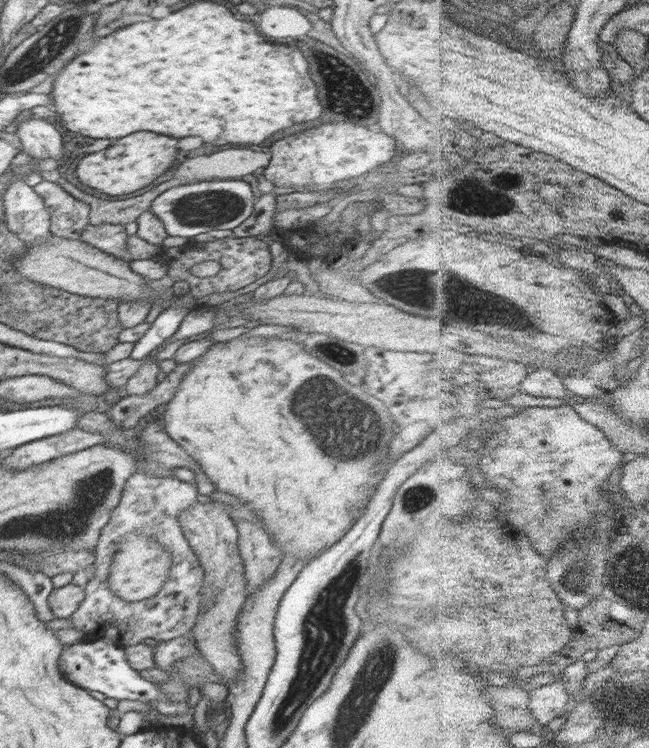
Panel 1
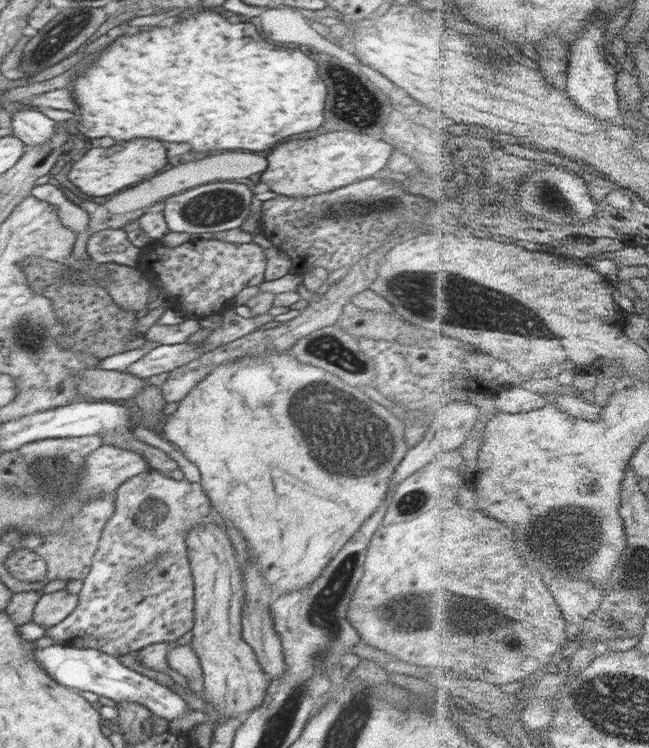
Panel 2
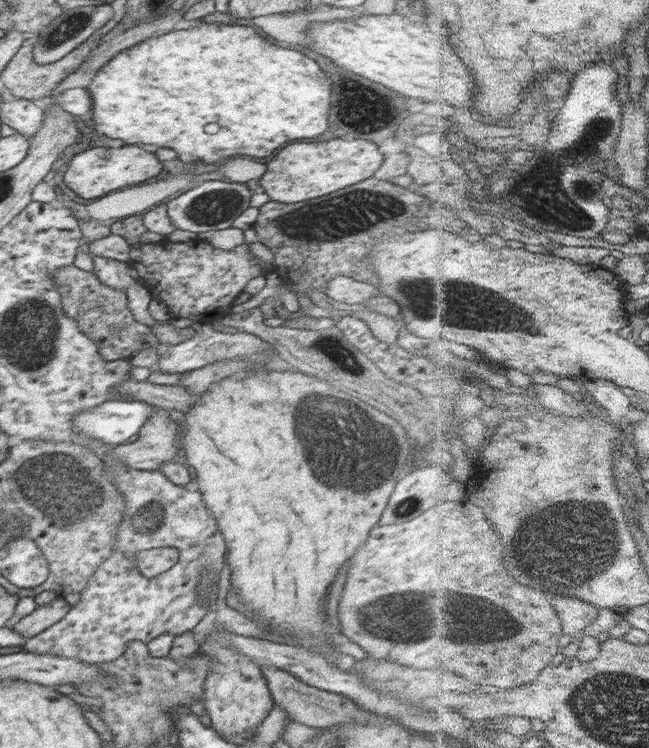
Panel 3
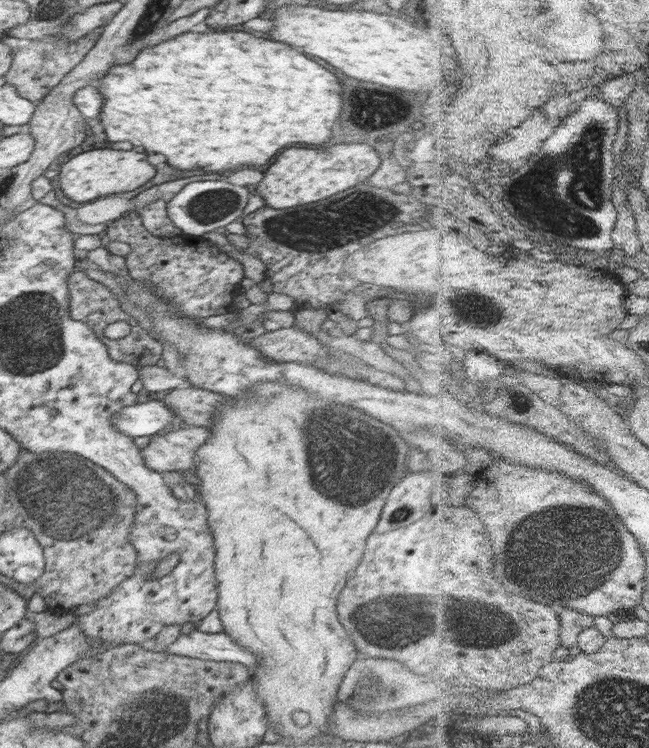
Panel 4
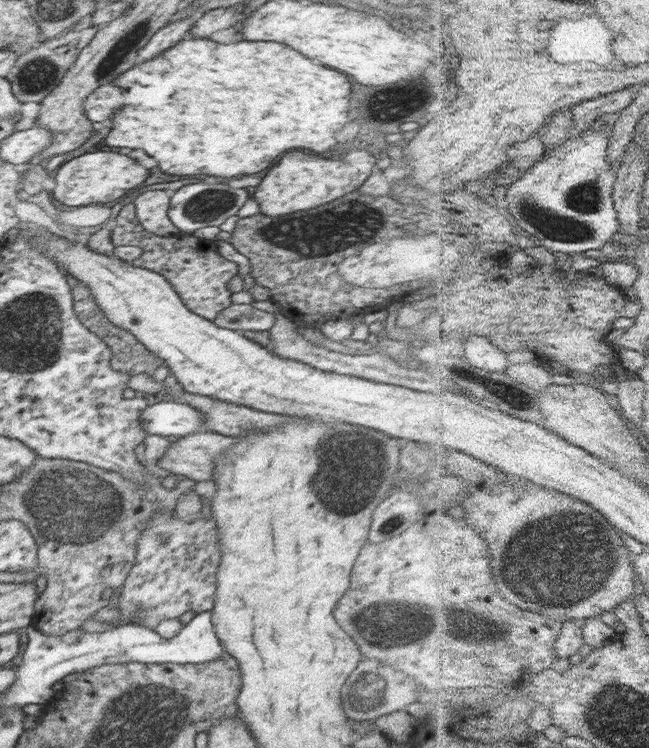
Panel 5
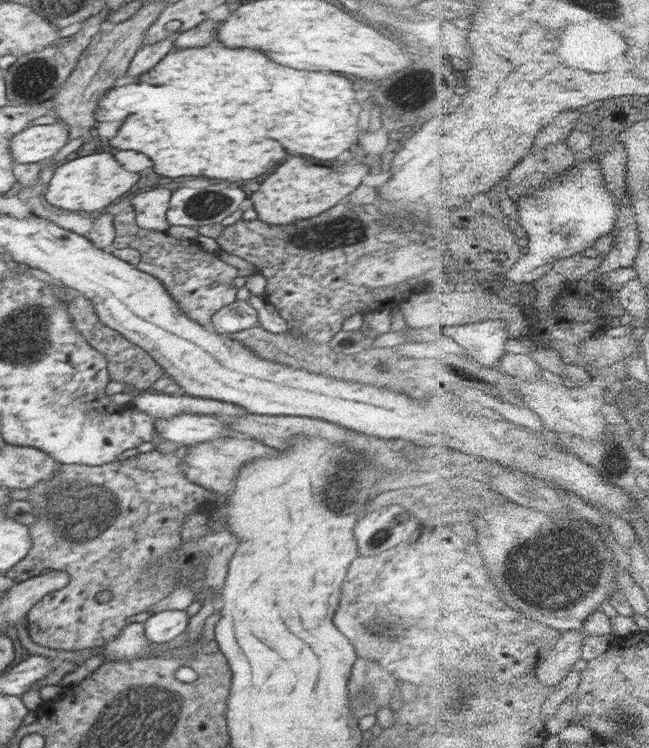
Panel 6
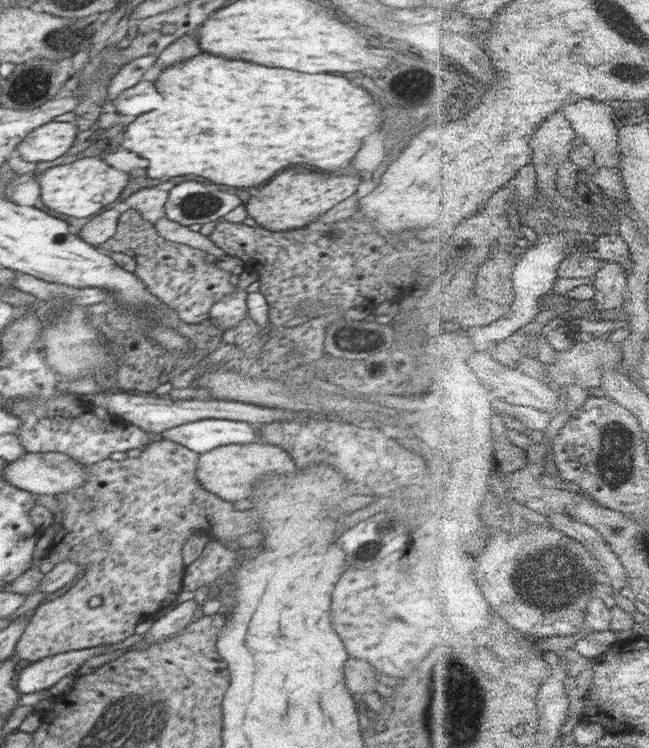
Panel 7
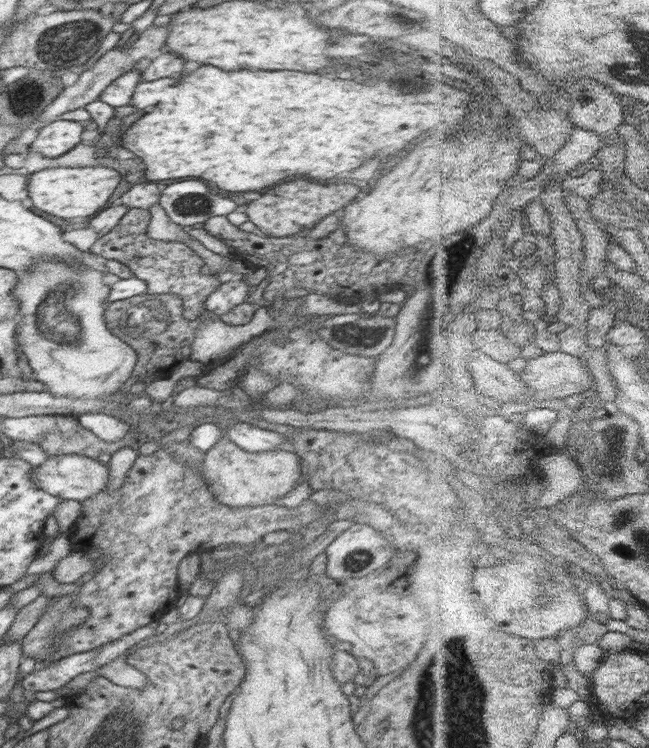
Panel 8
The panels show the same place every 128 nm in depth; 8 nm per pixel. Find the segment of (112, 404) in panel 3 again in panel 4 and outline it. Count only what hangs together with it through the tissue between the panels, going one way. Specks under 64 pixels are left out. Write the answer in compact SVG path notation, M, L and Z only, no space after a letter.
M159 400L136 403L114 416L114 426L126 436L152 436L164 428L177 428L181 425L175 412Z

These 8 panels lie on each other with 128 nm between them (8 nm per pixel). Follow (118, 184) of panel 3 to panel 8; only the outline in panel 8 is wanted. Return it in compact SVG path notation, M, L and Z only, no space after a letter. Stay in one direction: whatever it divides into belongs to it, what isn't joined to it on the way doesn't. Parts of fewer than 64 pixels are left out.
M60 166L54 168L43 169L36 173L30 174L28 183L28 194L32 201L32 206L58 216L58 218L76 218L81 219L92 216L96 212L102 210L106 206L106 202L116 190L121 181L122 176L118 171L104 166Z

